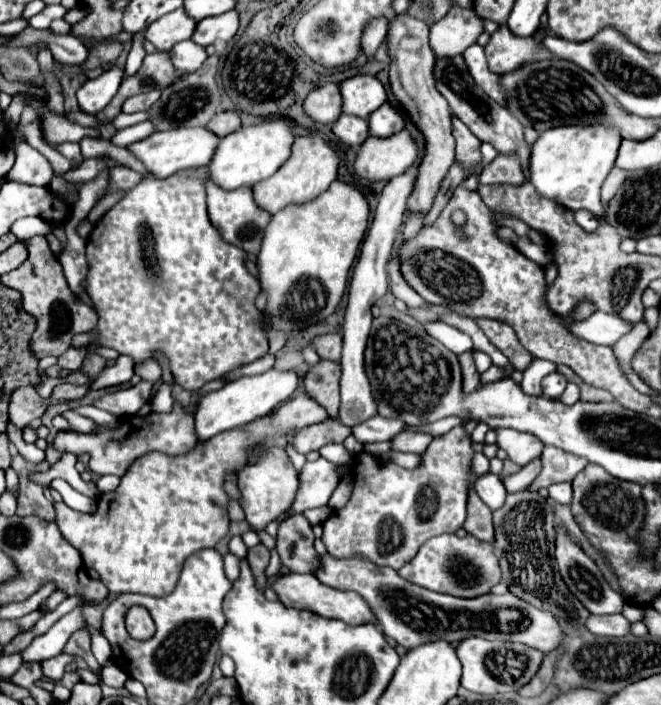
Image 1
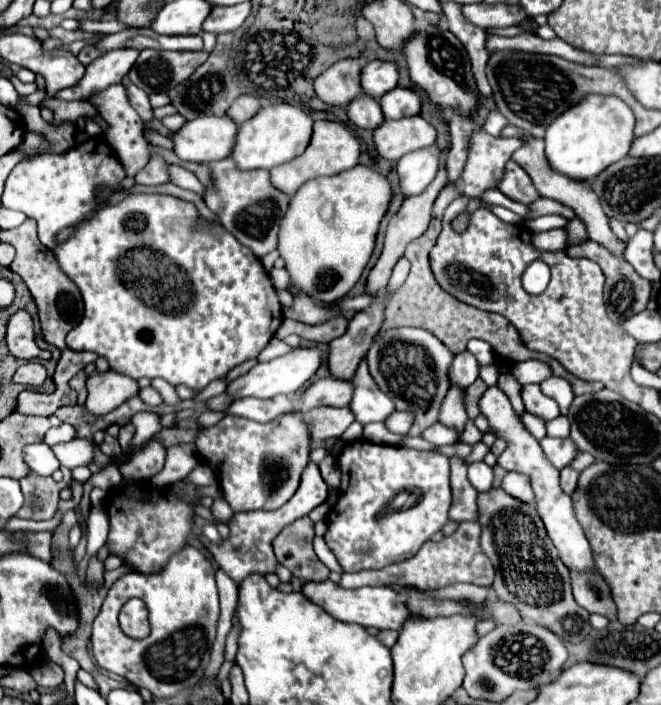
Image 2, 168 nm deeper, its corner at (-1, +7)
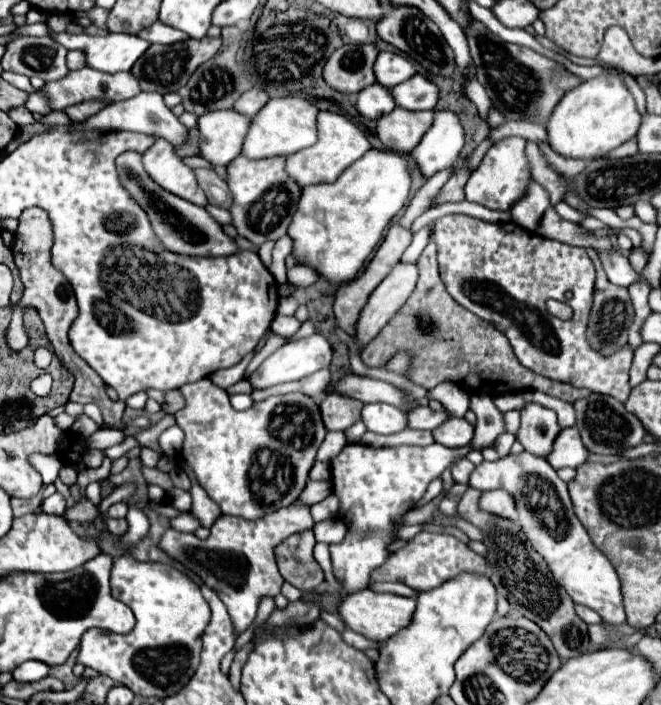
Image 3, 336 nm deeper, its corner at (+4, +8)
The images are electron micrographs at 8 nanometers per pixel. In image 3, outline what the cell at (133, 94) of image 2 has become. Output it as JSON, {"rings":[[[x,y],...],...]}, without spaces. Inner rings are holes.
{"rings":[[[153,136],[153,146],[143,152],[143,166],[151,180],[167,192],[177,194],[179,198],[189,200],[197,206],[207,204],[207,198],[199,188],[193,170],[173,154],[173,146],[165,138]]]}

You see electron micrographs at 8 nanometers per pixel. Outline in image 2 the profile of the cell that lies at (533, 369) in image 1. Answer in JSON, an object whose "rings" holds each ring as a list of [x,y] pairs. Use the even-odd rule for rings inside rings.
{"rings":[[[524,385],[522,387],[522,399],[524,399],[526,411],[532,415],[538,415],[542,421],[552,421],[560,415],[556,401],[542,395],[538,385]]]}

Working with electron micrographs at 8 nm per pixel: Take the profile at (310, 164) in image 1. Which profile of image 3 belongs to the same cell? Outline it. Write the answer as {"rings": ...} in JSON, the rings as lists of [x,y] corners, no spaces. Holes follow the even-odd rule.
{"rings":[[[319,112],[317,132],[319,132],[319,138],[313,146],[309,146],[309,148],[305,148],[297,154],[287,156],[287,160],[285,160],[285,172],[299,186],[319,184],[319,182],[333,182],[349,164],[359,160],[371,148],[369,140],[359,130],[359,126],[355,126],[351,120],[347,120],[343,114],[337,114],[337,112]]]}

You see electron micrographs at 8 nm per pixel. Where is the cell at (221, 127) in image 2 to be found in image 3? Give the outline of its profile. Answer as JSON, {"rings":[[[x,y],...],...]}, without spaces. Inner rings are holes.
{"rings":[[[215,110],[213,114],[199,116],[199,158],[213,166],[227,166],[241,154],[249,122],[247,116],[235,110]]]}

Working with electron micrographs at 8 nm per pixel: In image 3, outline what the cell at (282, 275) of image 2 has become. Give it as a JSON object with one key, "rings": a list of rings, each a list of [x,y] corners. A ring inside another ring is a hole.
{"rings":[[[293,266],[287,270],[287,282],[291,282],[293,286],[299,286],[299,288],[313,284],[317,278],[319,276],[315,274],[315,270],[307,268],[307,266]]]}

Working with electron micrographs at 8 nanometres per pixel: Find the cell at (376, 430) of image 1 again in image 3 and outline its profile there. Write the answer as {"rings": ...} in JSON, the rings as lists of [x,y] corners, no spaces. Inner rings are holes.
{"rings":[[[415,406],[407,412],[407,426],[415,430],[433,430],[441,422],[445,422],[449,416],[443,412],[433,412],[429,406]]]}

